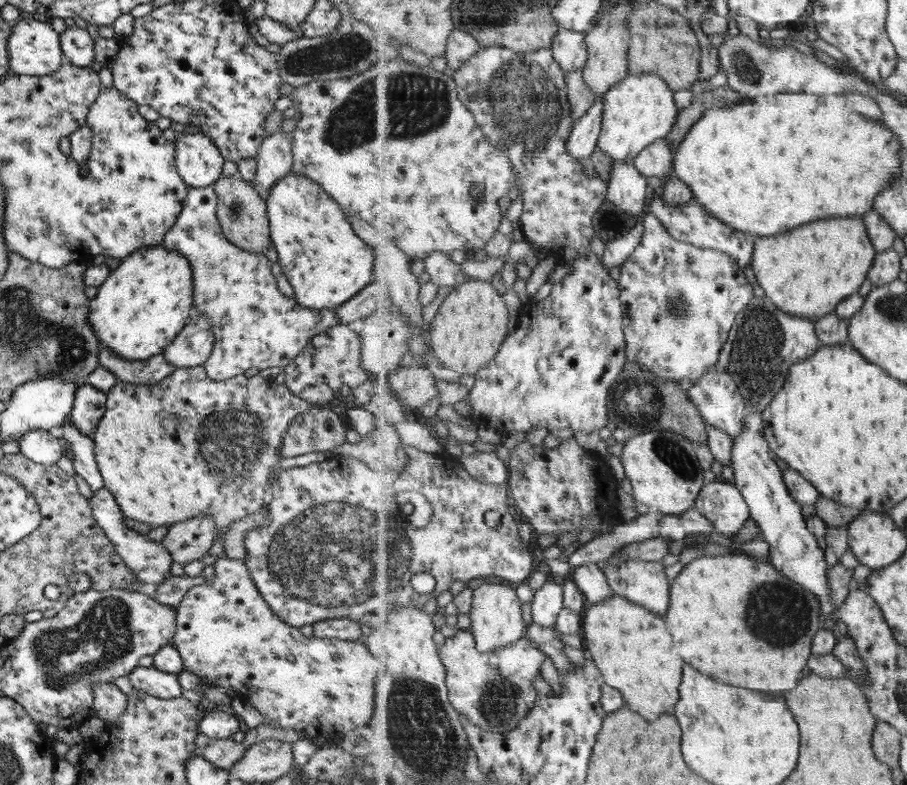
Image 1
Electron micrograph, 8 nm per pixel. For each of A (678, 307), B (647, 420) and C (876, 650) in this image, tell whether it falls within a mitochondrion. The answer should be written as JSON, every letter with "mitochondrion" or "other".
{"A":"mitochondrion","B":"mitochondrion","C":"other"}

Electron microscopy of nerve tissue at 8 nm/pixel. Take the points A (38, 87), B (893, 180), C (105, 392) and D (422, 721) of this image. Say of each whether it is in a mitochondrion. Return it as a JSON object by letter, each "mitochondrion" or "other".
{"A":"other","B":"other","C":"other","D":"mitochondrion"}

